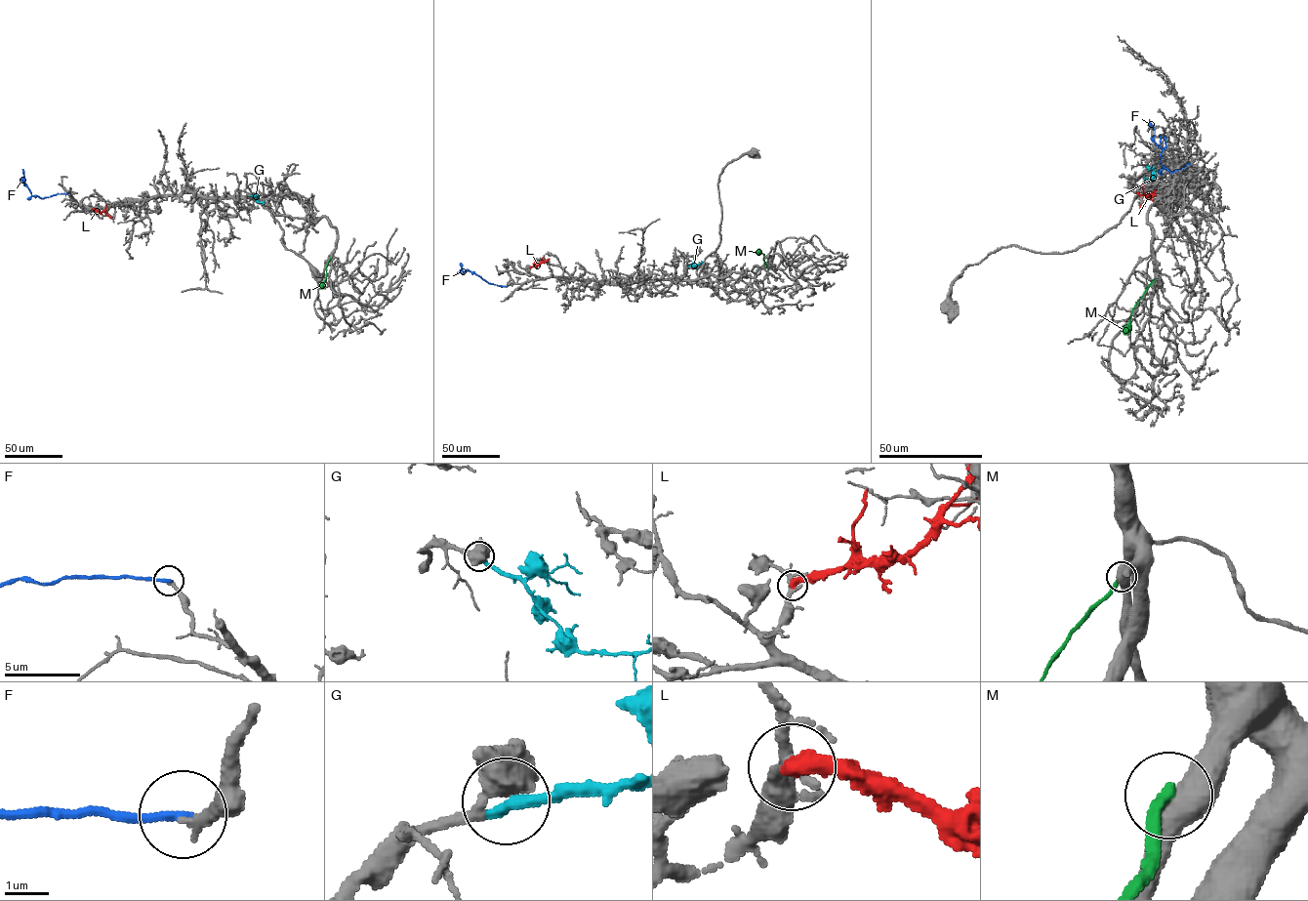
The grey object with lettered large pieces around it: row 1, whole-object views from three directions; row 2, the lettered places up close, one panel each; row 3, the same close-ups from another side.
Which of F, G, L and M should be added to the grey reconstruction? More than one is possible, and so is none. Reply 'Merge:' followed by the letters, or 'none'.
Merge: G

